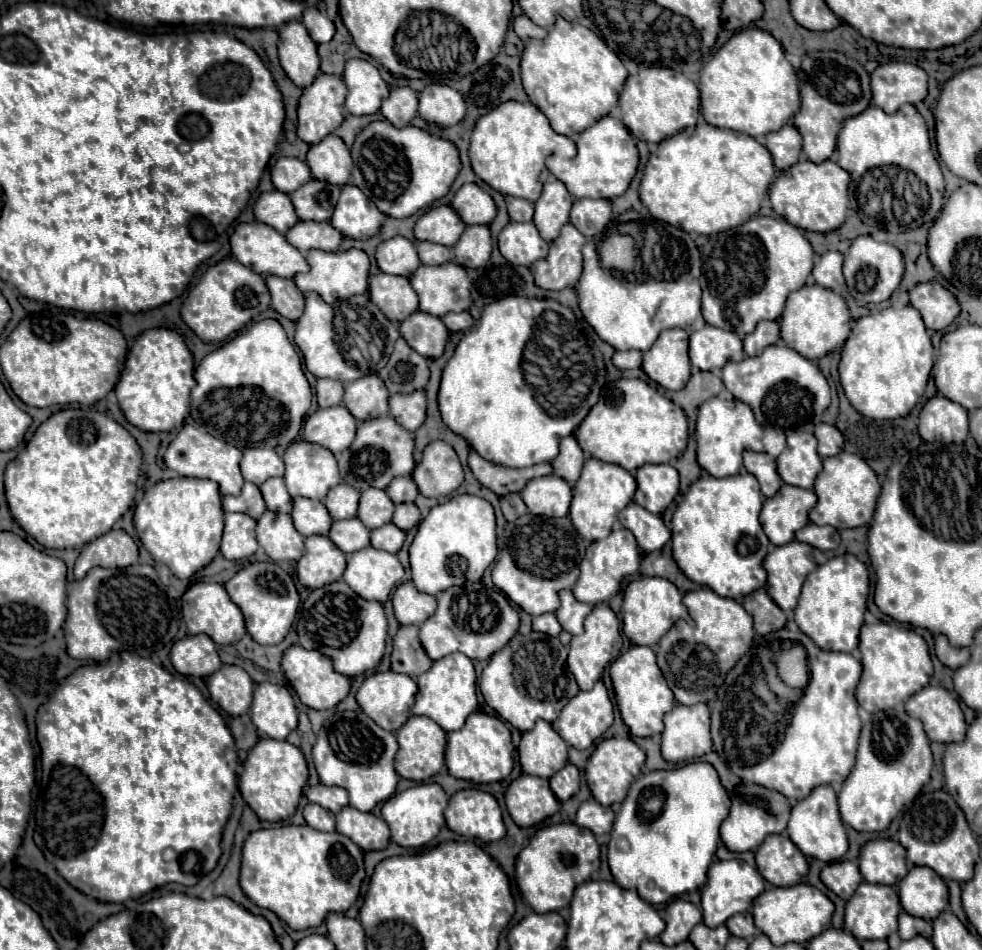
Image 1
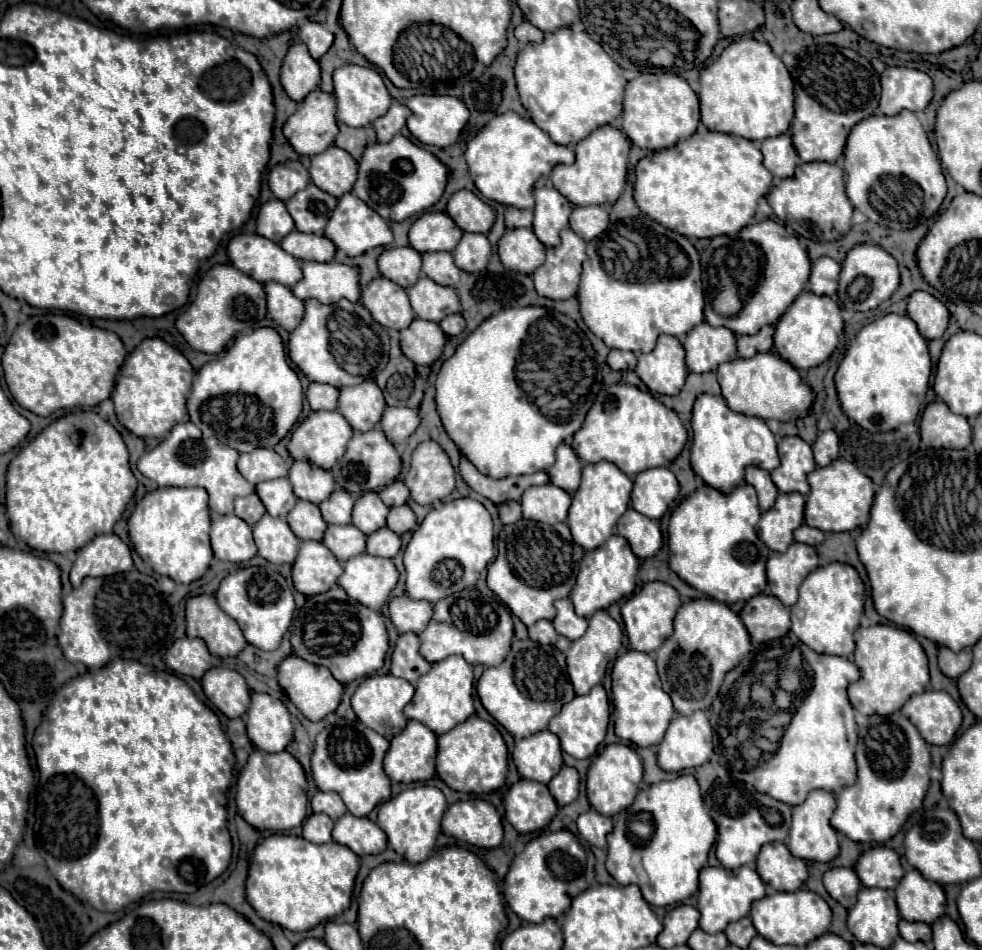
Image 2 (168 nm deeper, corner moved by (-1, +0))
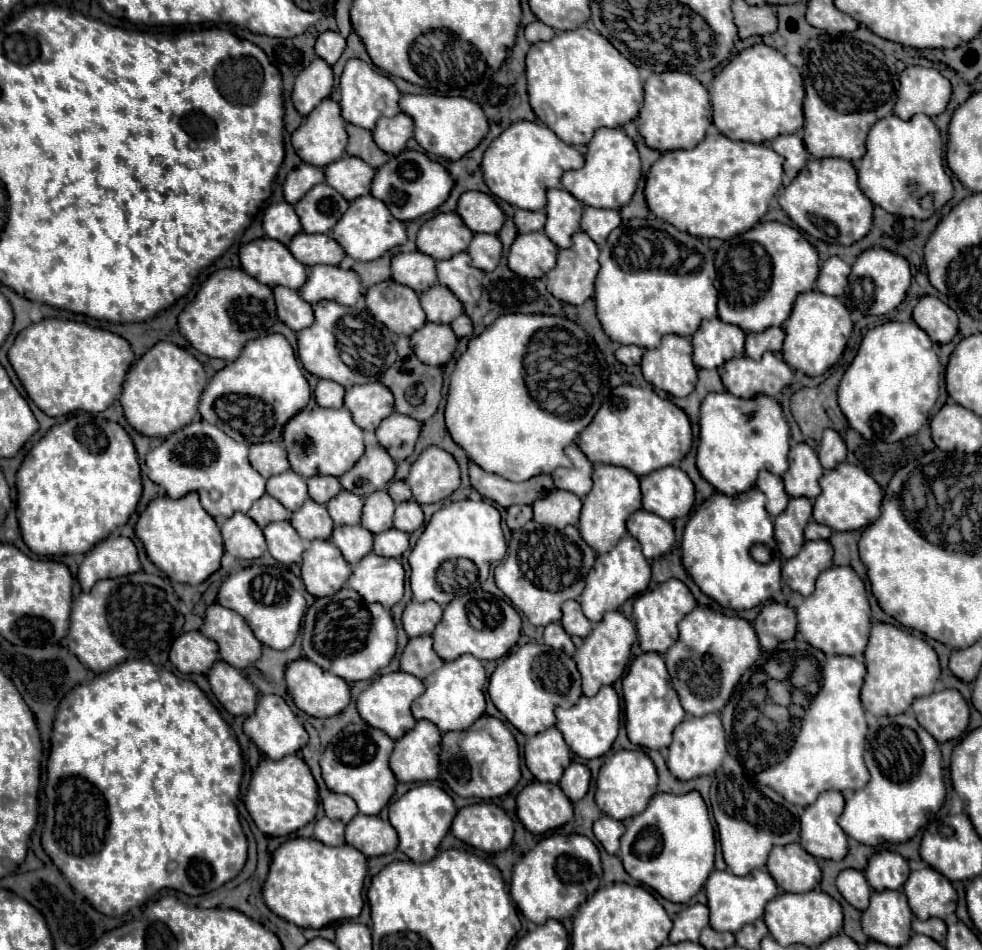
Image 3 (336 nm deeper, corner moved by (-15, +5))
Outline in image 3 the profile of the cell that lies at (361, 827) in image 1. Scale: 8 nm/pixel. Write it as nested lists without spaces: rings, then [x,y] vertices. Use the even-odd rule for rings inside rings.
[[[358,814],[346,826],[346,842],[372,858],[394,852],[398,848],[398,834],[392,824],[384,822],[380,816]]]

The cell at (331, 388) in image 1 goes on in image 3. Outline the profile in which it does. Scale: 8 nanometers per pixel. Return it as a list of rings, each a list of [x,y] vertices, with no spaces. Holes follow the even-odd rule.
[[[320,380],[316,390],[314,390],[314,398],[318,402],[318,406],[324,408],[340,408],[344,402],[344,388],[332,380]]]

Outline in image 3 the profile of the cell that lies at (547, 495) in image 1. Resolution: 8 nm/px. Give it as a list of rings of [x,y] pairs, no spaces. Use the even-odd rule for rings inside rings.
[[[558,488],[532,504],[534,522],[552,528],[566,528],[568,524],[576,526],[580,520],[580,508],[582,500],[576,494]]]

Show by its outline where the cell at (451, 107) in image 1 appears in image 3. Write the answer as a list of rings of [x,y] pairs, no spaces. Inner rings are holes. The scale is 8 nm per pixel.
[[[402,94],[400,110],[414,122],[414,140],[426,154],[434,154],[446,160],[460,160],[474,150],[488,134],[488,120],[482,108],[468,98],[448,98],[434,94]]]

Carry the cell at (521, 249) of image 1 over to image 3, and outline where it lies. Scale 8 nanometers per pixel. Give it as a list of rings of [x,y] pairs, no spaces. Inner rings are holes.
[[[544,232],[518,234],[508,254],[508,268],[518,276],[536,280],[556,266],[558,246]]]

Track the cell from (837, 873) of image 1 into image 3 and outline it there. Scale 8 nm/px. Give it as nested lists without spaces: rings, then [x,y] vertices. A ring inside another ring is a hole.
[[[844,870],[840,872],[836,886],[840,890],[840,894],[844,896],[844,900],[848,904],[852,904],[856,910],[864,910],[868,908],[868,900],[870,900],[870,886],[864,878],[862,872],[858,870]]]

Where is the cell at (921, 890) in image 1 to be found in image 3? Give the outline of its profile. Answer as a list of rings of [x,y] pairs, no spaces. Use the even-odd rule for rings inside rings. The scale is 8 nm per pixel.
[[[922,868],[910,872],[904,894],[908,896],[908,904],[916,918],[946,918],[956,910],[956,890],[950,880],[940,876],[934,868]]]

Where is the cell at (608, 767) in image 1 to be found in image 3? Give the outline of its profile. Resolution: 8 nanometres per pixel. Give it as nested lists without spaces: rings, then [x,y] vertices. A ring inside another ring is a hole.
[[[620,750],[608,758],[608,762],[600,768],[596,780],[596,804],[602,814],[612,816],[614,820],[626,820],[640,814],[650,798],[656,794],[656,768],[652,760],[642,750]]]

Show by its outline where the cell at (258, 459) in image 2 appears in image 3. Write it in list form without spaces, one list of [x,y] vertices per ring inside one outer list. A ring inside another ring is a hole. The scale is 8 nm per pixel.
[[[280,442],[250,446],[250,464],[262,478],[270,478],[274,474],[282,474],[290,470],[286,452]]]

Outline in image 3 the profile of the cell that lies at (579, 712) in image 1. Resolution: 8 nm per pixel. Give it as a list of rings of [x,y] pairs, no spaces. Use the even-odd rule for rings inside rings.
[[[612,686],[600,688],[600,692],[596,696],[592,696],[592,698],[582,696],[578,700],[578,704],[572,706],[572,708],[556,708],[554,714],[556,714],[556,728],[564,734],[566,744],[570,746],[570,750],[574,754],[578,754],[584,760],[604,756],[610,750],[616,736],[618,736],[620,700],[618,700]]]

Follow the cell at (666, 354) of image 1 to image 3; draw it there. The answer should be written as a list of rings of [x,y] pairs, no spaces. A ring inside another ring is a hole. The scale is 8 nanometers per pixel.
[[[676,334],[664,336],[660,348],[646,350],[640,368],[646,382],[672,396],[688,396],[696,386],[692,344]]]

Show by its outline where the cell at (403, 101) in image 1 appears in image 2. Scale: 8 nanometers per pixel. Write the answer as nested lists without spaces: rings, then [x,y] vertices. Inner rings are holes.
[[[394,101],[390,105],[390,109],[386,111],[386,115],[378,117],[378,121],[374,121],[374,129],[376,129],[376,135],[378,135],[378,141],[380,143],[386,143],[390,141],[396,133],[400,133],[400,129],[406,125],[406,119],[410,117],[410,109],[400,103],[400,101]]]

